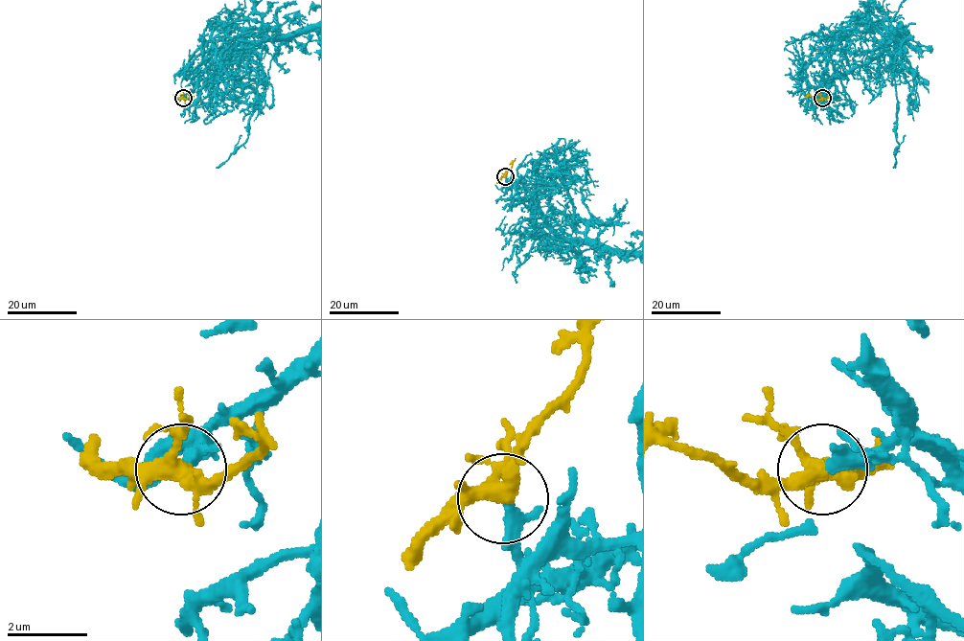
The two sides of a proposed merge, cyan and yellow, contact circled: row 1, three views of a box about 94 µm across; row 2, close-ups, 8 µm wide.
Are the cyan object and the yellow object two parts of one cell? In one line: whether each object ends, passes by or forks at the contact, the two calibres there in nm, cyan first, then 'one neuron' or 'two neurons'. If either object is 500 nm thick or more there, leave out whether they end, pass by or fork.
cyan ends there; yellow forks there; 380 nm thick on the cyan side, 340 nm on the other; one neuron

